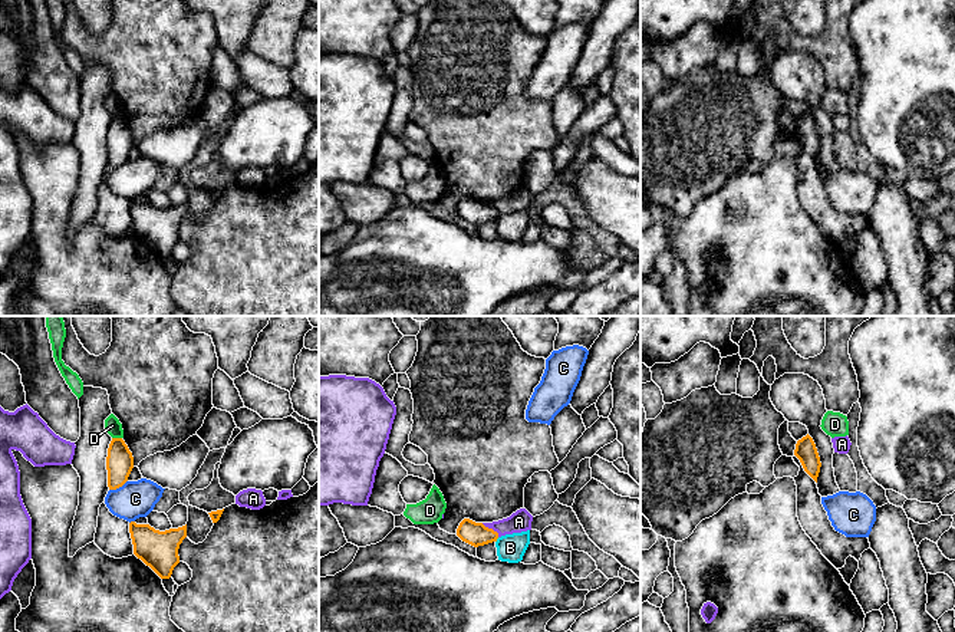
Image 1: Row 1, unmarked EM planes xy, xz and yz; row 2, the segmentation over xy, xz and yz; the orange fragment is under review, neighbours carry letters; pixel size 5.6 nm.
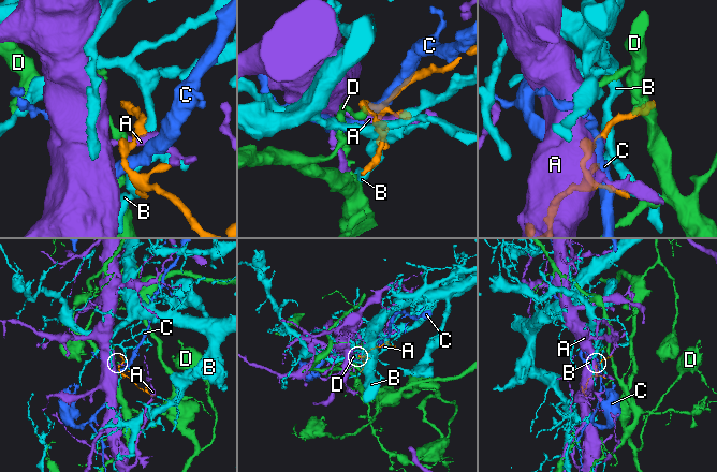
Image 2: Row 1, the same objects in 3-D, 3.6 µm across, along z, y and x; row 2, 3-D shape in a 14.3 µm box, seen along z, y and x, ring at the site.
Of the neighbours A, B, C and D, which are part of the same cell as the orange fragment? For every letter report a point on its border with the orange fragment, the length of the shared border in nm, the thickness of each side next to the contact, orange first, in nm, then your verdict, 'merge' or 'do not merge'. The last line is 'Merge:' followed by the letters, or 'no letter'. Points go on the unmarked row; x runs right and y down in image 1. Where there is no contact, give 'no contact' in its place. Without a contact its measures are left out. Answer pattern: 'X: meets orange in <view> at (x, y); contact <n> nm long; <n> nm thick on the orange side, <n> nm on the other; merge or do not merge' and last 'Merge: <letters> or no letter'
A: meets orange in xz at (491, 207); contact 130 nm long; 130 nm thick on the orange side, 120 nm on the other; do not merge
B: meets orange in xz at (496, 219); contact 40 nm long; 130 nm thick on the orange side, 160 nm on the other; do not merge
C: meets orange in xy at (118, 165); contact 120 nm long; 160 nm thick on the orange side, 200 nm on the other; do not merge
D: meets orange in xy at (117, 117); contact 60 nm long; 160 nm thick on the orange side, 90 nm on the other; do not merge
Merge: no letter

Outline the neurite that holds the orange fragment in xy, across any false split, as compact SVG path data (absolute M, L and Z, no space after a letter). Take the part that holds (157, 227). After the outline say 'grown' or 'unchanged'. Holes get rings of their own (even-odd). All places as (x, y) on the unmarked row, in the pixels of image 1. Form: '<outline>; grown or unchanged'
M129 201L134 233L149 244L161 257L169 257L180 241L178 227L187 215L187 203L165 210L149 203Z; unchanged

